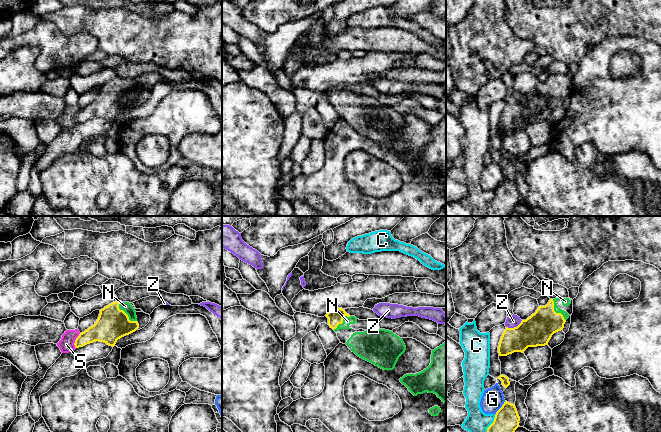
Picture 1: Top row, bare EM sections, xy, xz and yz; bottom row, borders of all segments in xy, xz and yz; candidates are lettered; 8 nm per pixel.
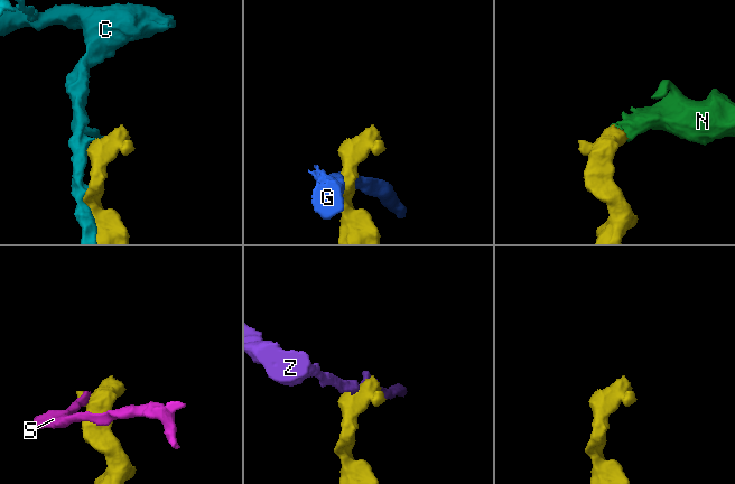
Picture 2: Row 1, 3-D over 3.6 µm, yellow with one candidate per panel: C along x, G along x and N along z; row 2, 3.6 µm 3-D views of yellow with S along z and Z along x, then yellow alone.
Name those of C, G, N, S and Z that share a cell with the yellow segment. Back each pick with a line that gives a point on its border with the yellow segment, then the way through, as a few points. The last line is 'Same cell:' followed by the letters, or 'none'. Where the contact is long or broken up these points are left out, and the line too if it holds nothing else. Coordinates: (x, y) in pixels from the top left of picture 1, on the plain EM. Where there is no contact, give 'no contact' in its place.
N: contact xy (125, 89); way xy (112, 100), (125, 89), (125, 82)
Same cell: N

